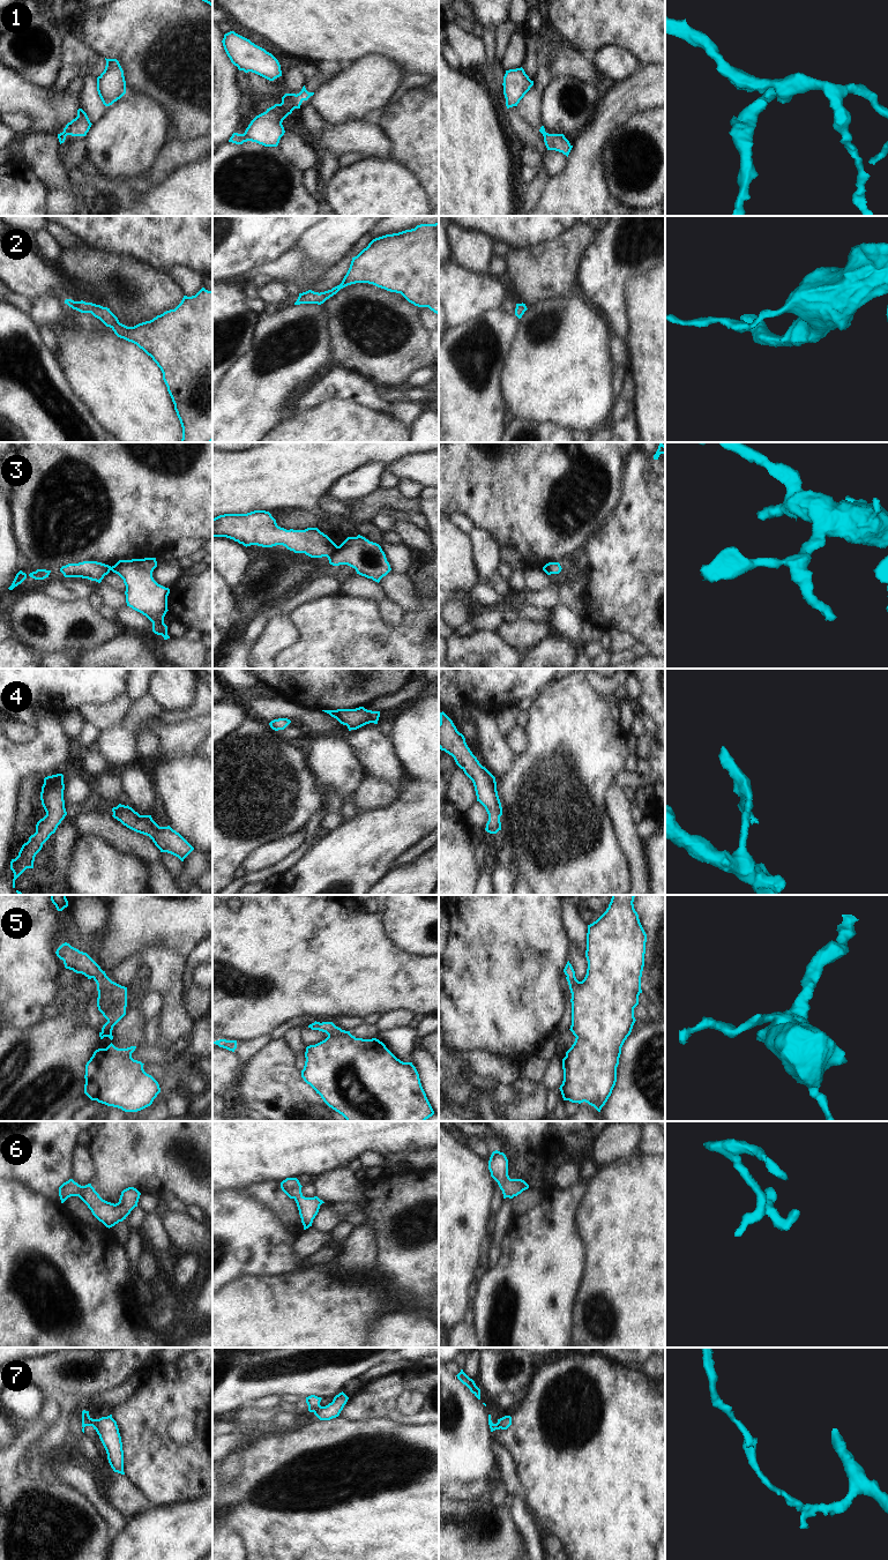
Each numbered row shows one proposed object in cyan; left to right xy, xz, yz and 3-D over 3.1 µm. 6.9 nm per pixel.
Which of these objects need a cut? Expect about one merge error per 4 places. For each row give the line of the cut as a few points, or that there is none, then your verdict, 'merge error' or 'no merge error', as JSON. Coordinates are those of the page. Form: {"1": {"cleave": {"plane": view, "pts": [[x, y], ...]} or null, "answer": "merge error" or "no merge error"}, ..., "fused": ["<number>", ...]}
{"1": {"cleave": null, "answer": "no merge error"}, "2": {"cleave": null, "answer": "no merge error"}, "3": {"cleave": {"plane": "xz", "pts": [[338, 546], [328, 558]]}, "answer": "merge error"}, "4": {"cleave": null, "answer": "no merge error"}, "5": {"cleave": null, "answer": "no merge error"}, "6": {"cleave": null, "answer": "no merge error"}, "7": {"cleave": {"plane": "xy", "pts": [[90, 1418], [95, 1428]]}, "answer": "merge error"}, "fused": ["3", "7"]}

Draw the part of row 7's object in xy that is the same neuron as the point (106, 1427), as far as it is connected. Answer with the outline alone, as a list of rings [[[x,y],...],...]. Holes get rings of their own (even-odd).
[[[112,1415],[99,1419],[91,1418],[91,1421],[106,1450],[111,1468],[114,1472],[125,1475],[122,1442],[117,1421],[112,1418]]]

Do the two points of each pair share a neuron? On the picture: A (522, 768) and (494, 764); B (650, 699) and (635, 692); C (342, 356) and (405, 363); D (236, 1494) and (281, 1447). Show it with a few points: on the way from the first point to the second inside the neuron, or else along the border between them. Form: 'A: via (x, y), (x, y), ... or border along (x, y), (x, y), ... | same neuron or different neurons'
A: border along (515, 756), (512, 766), (501, 776), (495, 778) | different neurons
B: border along (639, 680), (642, 687), (642, 695), (635, 704) | different neurons
C: via (358, 356), (389, 358) | same neuron
D: via (247, 1483), (271, 1458) | same neuron

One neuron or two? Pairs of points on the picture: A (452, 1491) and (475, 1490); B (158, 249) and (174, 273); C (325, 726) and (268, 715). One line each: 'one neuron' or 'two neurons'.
A: one neuron
B: two neurons
C: one neuron

